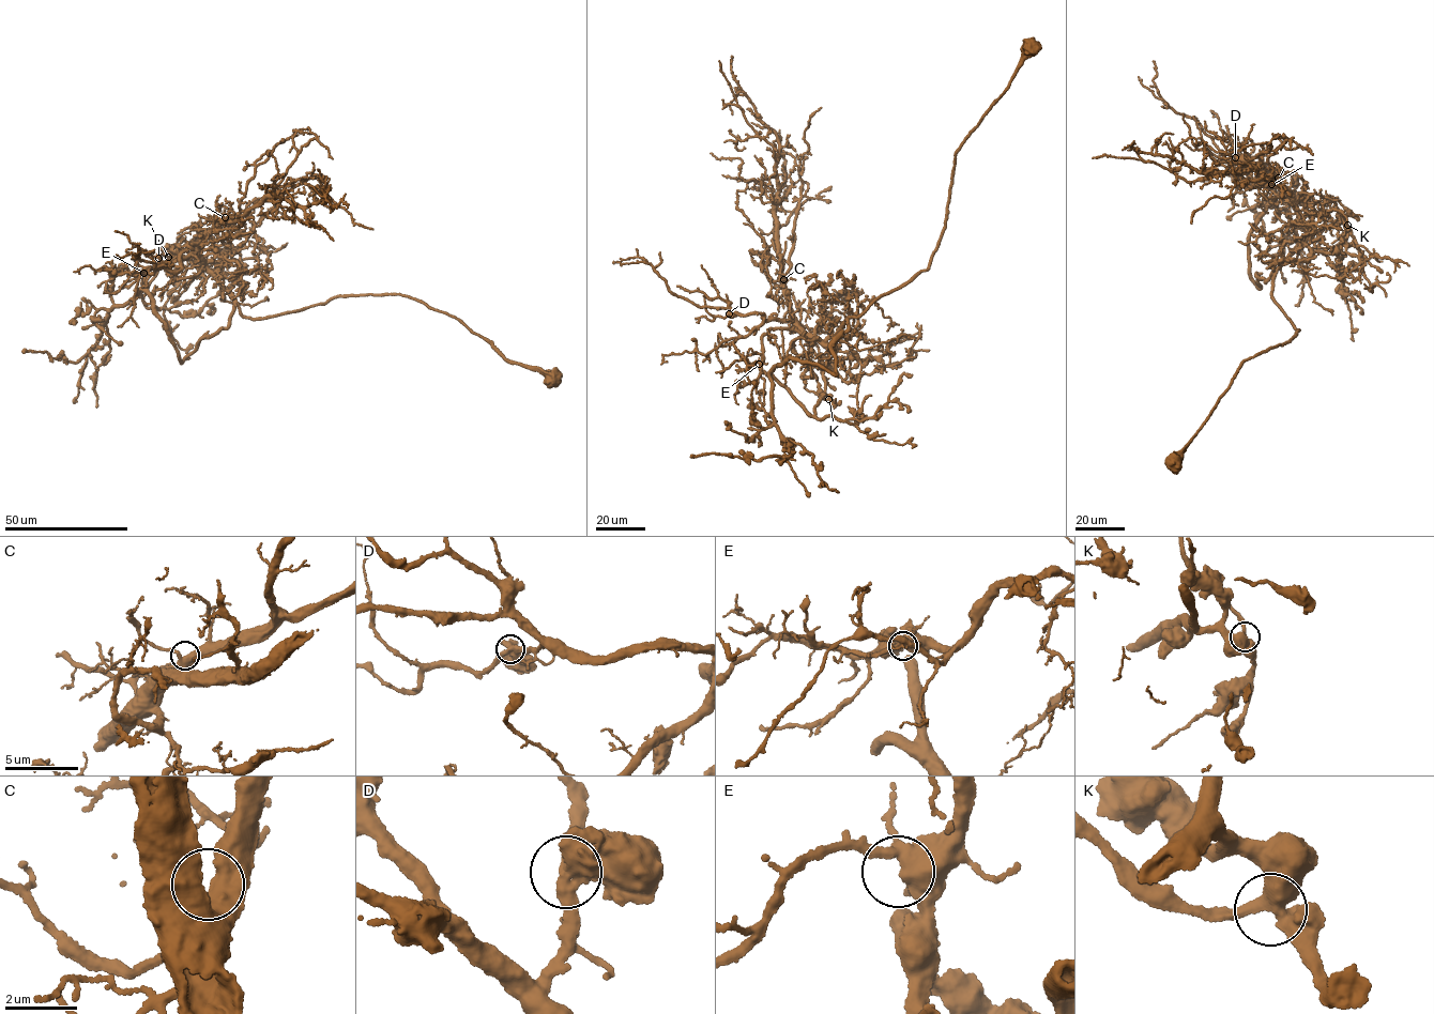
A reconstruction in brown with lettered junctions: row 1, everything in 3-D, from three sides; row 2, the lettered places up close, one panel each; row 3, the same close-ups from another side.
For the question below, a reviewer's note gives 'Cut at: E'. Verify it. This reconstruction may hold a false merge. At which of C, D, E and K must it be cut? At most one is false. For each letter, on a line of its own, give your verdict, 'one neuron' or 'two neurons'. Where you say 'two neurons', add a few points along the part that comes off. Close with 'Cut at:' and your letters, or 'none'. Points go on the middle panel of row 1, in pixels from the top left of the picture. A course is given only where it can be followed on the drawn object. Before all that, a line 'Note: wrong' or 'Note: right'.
Note: wrong
C: one neuron
D: one neuron
E: one neuron
K: one neuron
Cut at: none

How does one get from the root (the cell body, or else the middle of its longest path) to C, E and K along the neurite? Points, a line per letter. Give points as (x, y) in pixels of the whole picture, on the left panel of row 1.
C: (551, 378), (509, 360), (453, 316), (407, 295), (337, 296), (246, 318), (200, 252), (201, 240), (225, 217)
E: (551, 378), (509, 360), (453, 316), (407, 295), (337, 296), (252, 319), (242, 315), (196, 254), (143, 273)
K: (551, 378), (407, 295), (337, 296), (246, 318), (201, 264), (200, 221), (197, 261), (197, 236), (168, 257)

